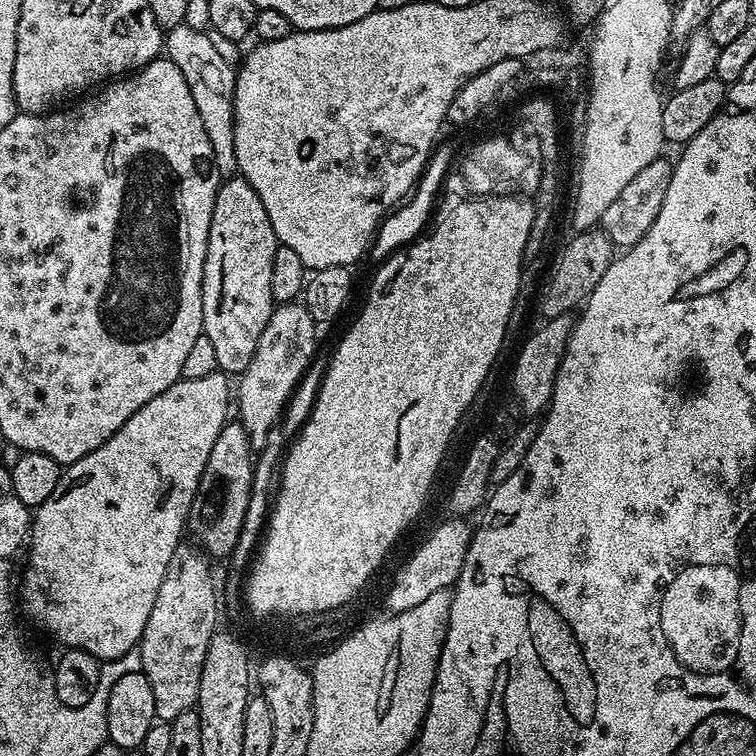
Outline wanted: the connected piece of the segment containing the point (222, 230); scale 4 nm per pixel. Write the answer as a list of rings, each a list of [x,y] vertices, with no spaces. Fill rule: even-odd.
[[[228,178],[223,181],[214,202],[214,214],[210,222],[210,238],[208,239],[208,257],[204,263],[202,278],[202,318],[206,338],[214,345],[218,357],[218,369],[224,374],[243,374],[258,350],[258,342],[266,324],[272,317],[274,301],[272,299],[272,271],[274,270],[274,254],[278,241],[274,234],[274,226],[270,226],[270,214],[266,214],[266,206],[262,206],[262,198],[243,178]]]

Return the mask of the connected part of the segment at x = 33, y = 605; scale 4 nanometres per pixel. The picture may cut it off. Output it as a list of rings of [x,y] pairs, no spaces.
[[[211,372],[206,378],[193,380],[179,379],[170,390],[162,390],[158,398],[150,398],[142,410],[138,410],[116,431],[109,440],[102,442],[98,450],[86,454],[86,458],[78,458],[78,462],[67,465],[61,471],[58,486],[54,486],[54,494],[42,502],[34,510],[32,530],[30,533],[30,549],[28,565],[24,568],[24,581],[18,584],[18,600],[24,603],[28,616],[40,628],[45,628],[65,649],[77,648],[86,650],[95,660],[107,662],[117,660],[133,651],[139,645],[142,634],[146,630],[146,618],[150,618],[150,610],[154,610],[154,598],[158,598],[158,590],[166,578],[168,568],[178,555],[176,547],[180,544],[180,535],[186,532],[190,520],[192,504],[196,501],[196,489],[206,470],[206,462],[210,458],[210,450],[214,450],[214,442],[218,442],[218,434],[224,428],[228,416],[228,380],[224,374]]]

